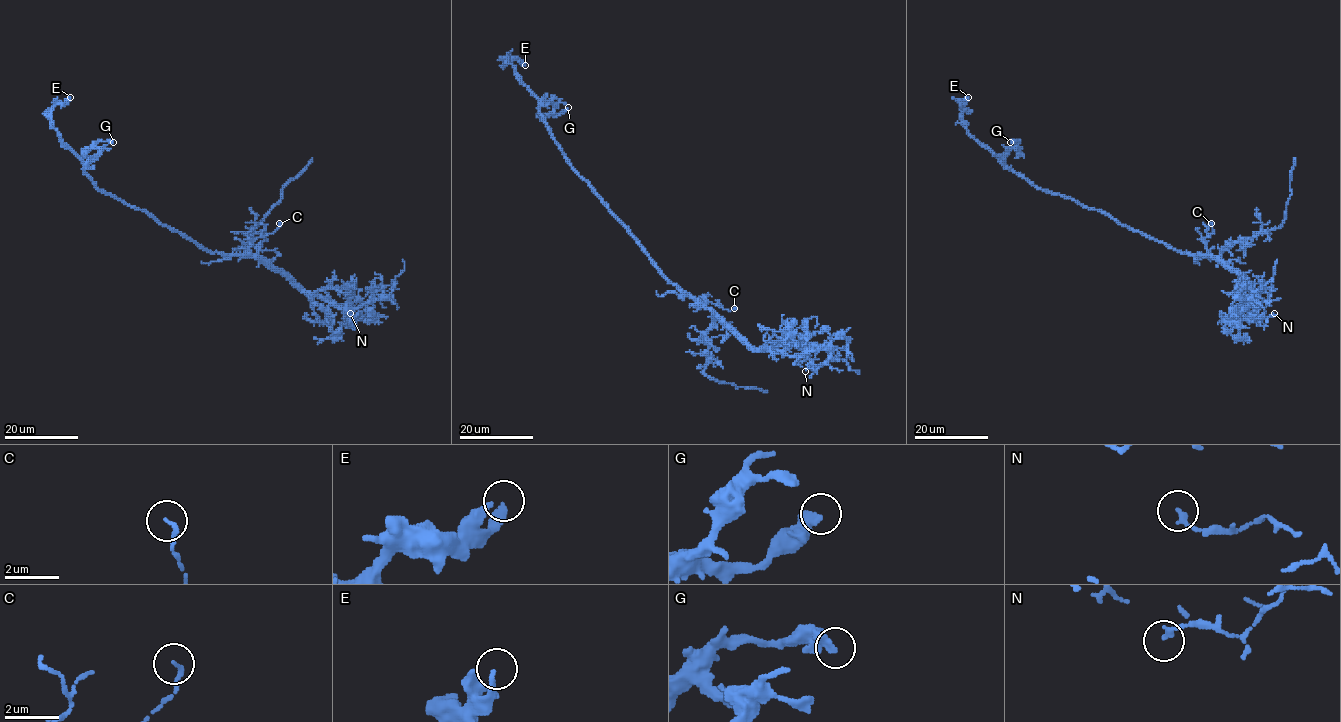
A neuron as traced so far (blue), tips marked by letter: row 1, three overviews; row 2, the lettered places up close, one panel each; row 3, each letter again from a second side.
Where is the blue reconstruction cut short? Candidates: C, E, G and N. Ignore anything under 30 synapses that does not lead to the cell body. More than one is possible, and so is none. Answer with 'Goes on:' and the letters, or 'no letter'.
Goes on: no letter

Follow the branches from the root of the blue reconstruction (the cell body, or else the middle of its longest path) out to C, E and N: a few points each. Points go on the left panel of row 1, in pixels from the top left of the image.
C: (190, 239), (212, 251), (248, 253), (255, 239), (273, 233), (279, 223)
E: (190, 239), (102, 191), (93, 182), (84, 164), (53, 126), (51, 109), (70, 97)
N: (190, 239), (212, 251), (263, 257), (295, 284), (336, 303), (349, 316), (376, 318), (350, 313)

